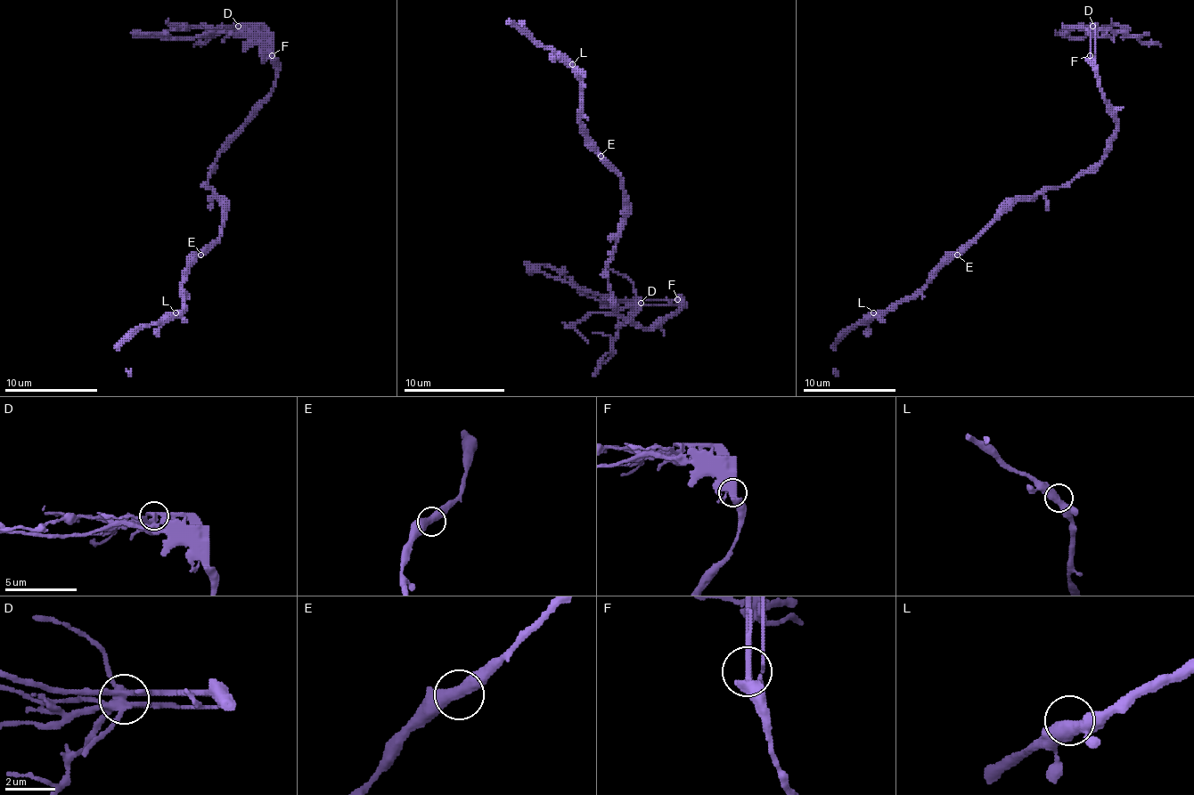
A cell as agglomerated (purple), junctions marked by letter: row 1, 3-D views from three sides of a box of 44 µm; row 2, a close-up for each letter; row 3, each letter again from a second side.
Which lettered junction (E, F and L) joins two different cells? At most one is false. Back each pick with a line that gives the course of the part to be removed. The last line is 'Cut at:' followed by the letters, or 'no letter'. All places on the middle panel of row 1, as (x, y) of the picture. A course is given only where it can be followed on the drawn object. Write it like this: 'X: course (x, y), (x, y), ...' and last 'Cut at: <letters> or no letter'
F: course (676, 300), (608, 300), (535, 271), (524, 262)
Cut at: F

